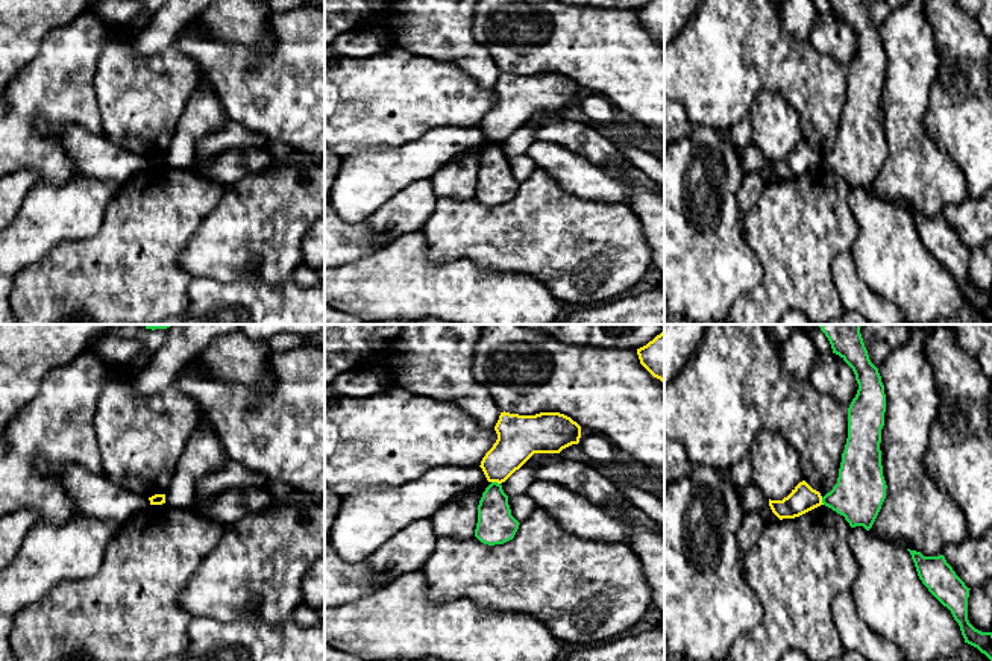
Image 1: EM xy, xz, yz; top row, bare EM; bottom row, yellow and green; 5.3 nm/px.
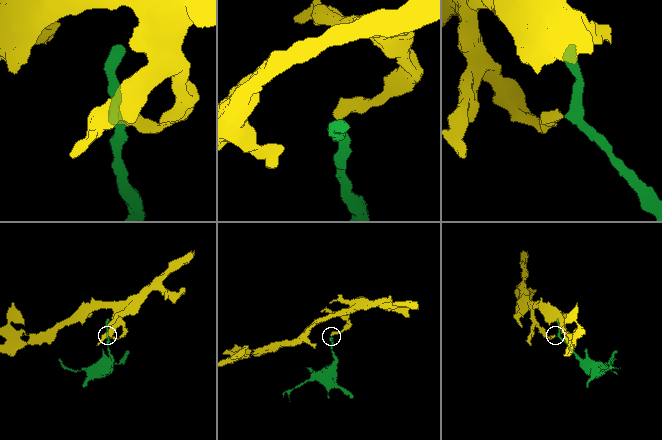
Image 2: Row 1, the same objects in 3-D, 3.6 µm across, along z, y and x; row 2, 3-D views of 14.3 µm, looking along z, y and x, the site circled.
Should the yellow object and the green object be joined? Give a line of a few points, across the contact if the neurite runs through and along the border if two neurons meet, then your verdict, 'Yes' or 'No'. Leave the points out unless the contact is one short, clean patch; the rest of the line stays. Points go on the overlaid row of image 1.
Line: xz (492, 481), (499, 484). No

